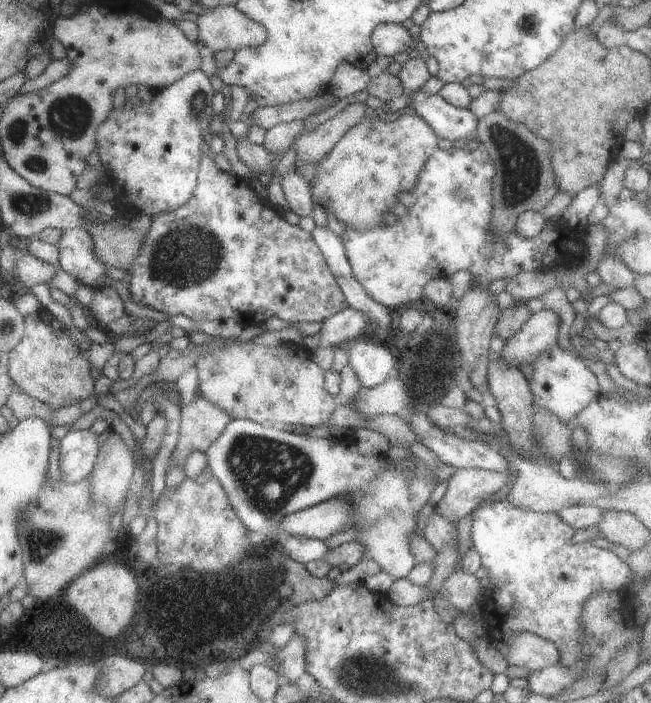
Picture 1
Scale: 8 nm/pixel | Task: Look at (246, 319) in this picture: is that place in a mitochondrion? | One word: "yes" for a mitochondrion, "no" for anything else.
no

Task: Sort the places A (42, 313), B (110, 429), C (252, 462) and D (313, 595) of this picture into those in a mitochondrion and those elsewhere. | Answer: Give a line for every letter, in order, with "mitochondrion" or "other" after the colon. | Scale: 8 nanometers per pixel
A: other
B: other
C: mitochondrion
D: other

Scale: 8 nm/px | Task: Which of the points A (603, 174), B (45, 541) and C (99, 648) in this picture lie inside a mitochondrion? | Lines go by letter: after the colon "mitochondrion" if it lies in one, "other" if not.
A: other
B: mitochondrion
C: other

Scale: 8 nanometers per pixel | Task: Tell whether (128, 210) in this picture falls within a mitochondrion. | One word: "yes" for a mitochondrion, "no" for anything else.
no

